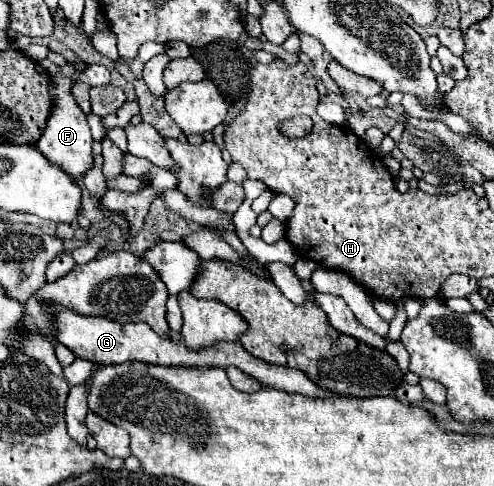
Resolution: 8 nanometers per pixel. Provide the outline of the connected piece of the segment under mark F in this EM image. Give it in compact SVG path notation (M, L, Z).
M52 77L52 85L48 89L50 97L52 97L52 109L46 121L46 129L38 141L38 149L44 153L44 157L52 163L56 163L58 167L62 167L72 179L78 179L82 175L86 175L86 171L92 165L92 135L90 129L86 125L86 115L82 113L82 109L78 107L74 95L72 95L72 87L78 81L72 77Z

